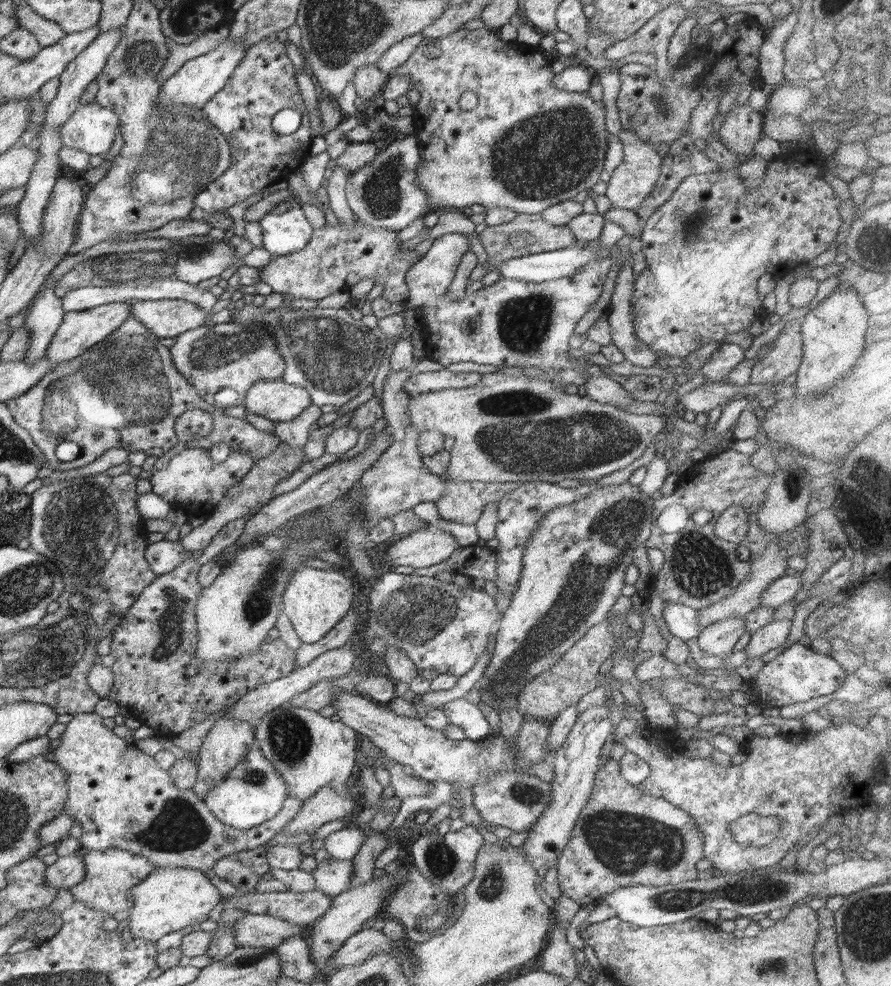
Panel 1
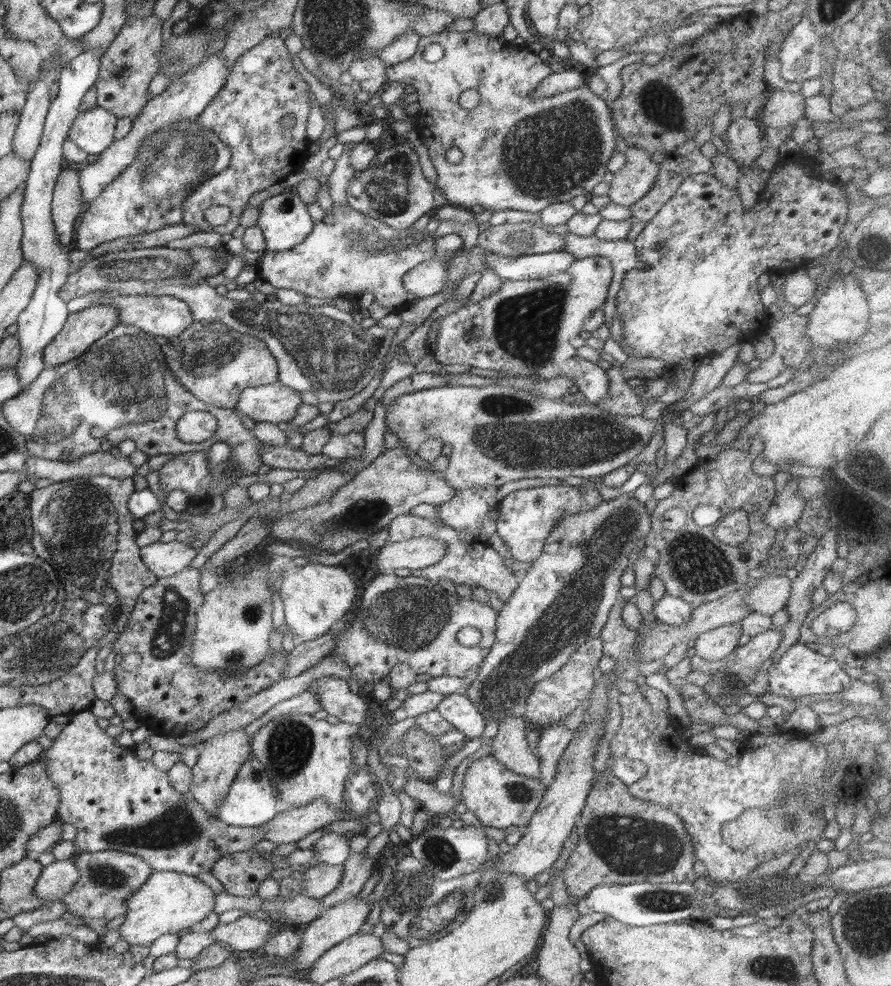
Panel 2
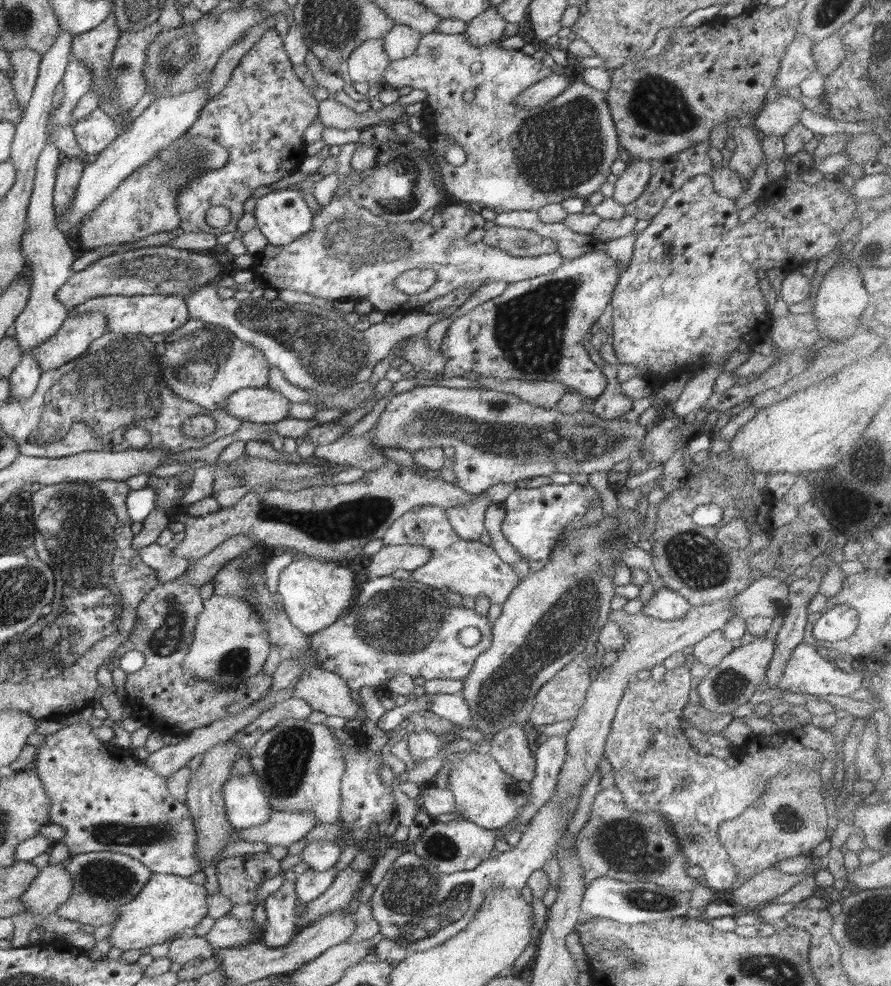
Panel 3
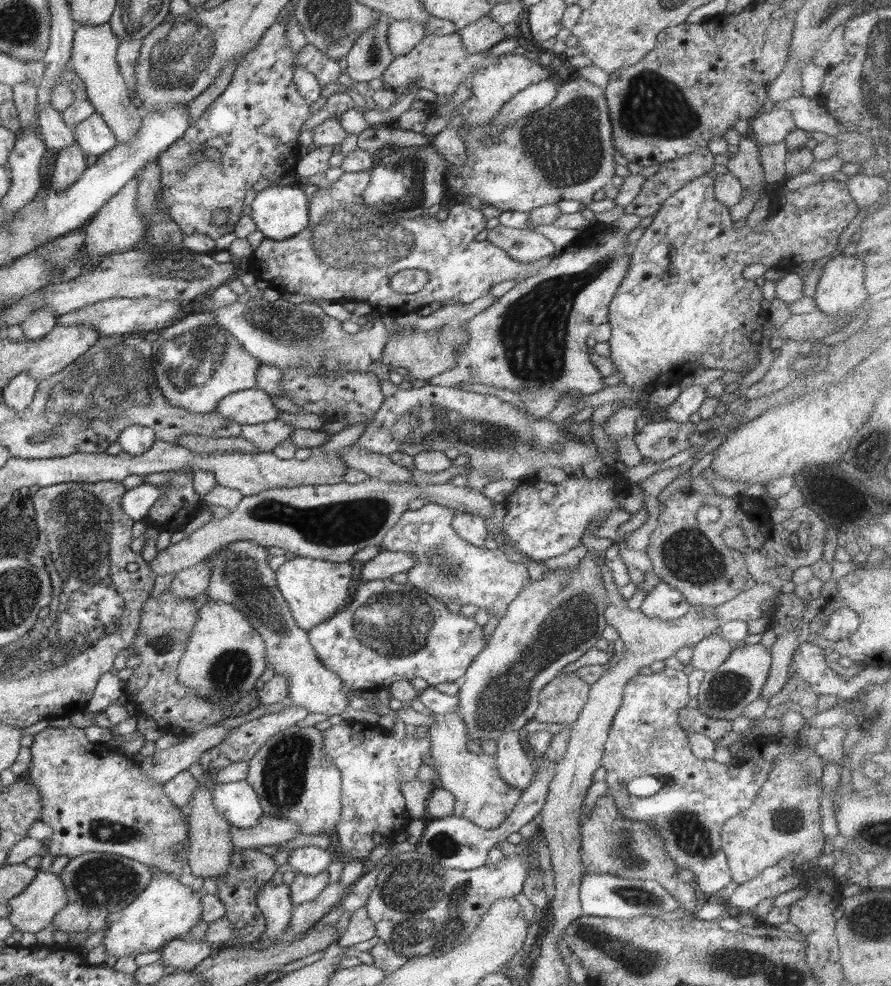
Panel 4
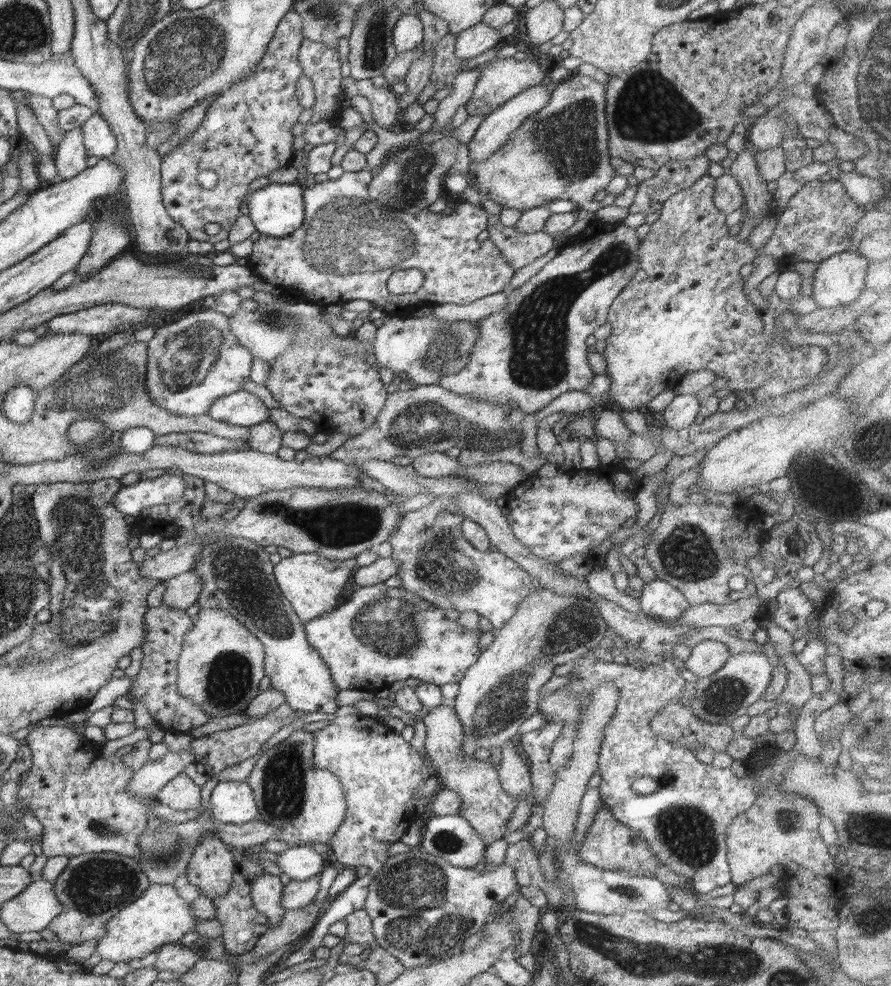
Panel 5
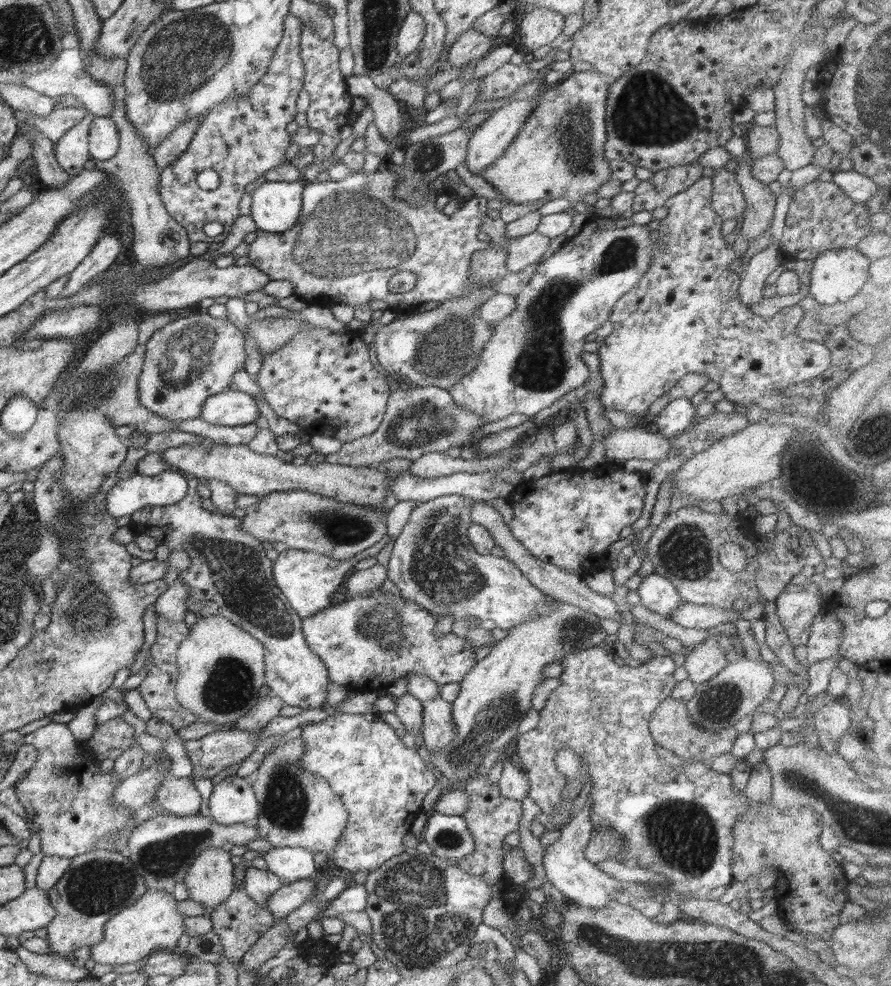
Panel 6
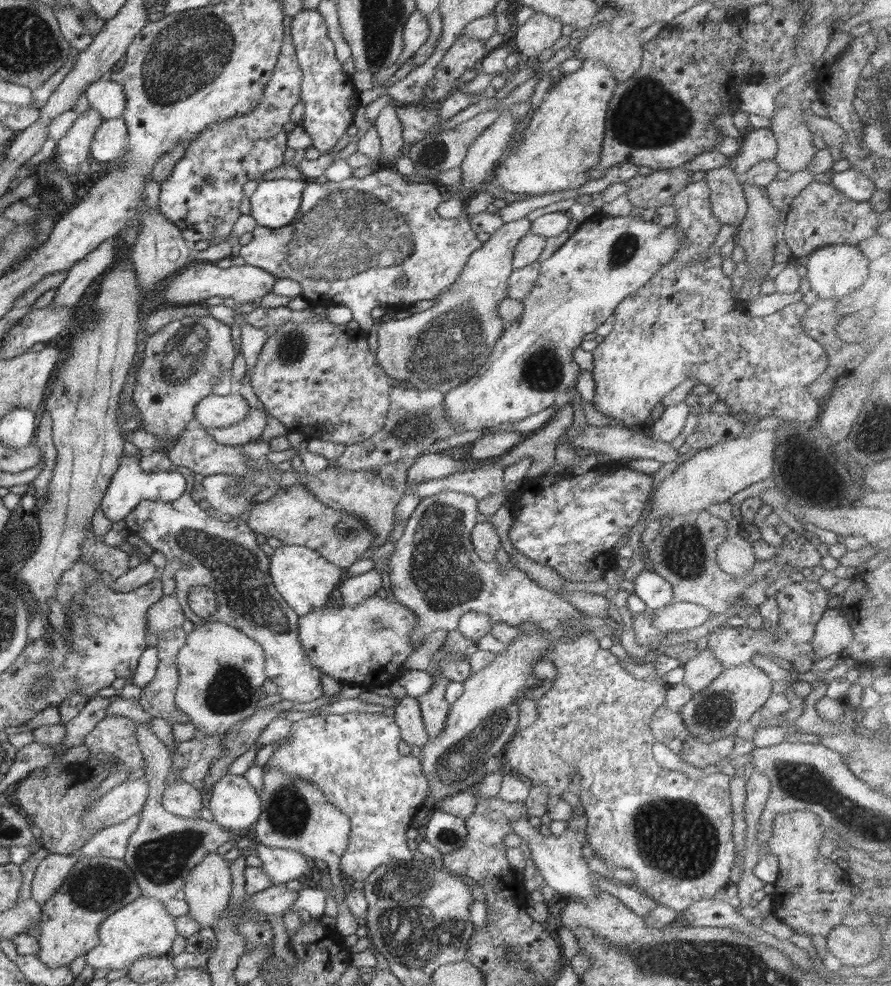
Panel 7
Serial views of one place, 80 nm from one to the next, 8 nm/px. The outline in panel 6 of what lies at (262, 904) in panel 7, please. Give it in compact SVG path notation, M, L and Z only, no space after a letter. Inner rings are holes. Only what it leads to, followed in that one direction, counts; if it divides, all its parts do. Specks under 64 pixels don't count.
M302 879L282 885L265 902L265 908L276 919L282 918L302 906L312 892L316 892L316 884L311 879Z

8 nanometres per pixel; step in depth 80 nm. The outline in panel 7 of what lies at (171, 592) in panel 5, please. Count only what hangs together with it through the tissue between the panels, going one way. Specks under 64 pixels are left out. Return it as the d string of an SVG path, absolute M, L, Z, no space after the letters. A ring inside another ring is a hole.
M174 592L169 596L163 595L160 601L152 604L146 616L147 631L157 636L166 630L181 627L186 620Z

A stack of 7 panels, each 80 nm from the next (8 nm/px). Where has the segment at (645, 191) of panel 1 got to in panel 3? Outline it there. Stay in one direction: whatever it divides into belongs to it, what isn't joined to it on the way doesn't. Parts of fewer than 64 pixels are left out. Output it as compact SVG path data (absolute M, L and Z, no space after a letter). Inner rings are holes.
M629 158L627 165L626 170L614 182L615 193L612 196L622 206L634 202L643 193L652 176L651 161Z

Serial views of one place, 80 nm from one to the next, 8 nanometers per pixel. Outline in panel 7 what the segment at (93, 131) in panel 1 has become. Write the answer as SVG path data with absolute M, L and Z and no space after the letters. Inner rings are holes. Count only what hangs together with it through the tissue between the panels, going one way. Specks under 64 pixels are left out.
M105 119L94 133L90 148L90 160L101 164L118 161L127 145L128 132L123 119Z

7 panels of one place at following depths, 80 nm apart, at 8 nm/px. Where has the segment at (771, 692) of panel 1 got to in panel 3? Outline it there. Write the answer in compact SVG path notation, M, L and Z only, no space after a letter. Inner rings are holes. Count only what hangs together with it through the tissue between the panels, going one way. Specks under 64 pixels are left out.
M801 643L792 651L787 660L776 689L781 693L802 693L814 695L818 698L828 699L832 696L848 696L859 689L859 684L864 680L864 673L848 674L818 653L816 646Z

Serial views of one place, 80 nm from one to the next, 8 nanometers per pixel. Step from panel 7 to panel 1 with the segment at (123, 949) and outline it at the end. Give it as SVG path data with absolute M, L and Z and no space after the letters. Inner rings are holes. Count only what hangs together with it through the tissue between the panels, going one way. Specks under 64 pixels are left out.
M162 868L152 871L139 885L131 888L133 906L128 928L134 937L157 941L170 932L186 931L194 923L207 923L213 908L223 897L210 883L205 872L189 868Z

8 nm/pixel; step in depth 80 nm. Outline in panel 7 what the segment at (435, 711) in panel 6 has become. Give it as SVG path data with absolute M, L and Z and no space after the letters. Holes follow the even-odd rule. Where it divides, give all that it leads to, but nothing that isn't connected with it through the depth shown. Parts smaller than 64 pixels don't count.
M432 669L429 670L433 680L430 692L417 698L429 738L437 737L444 728L451 705L444 700L444 690L449 680Z

